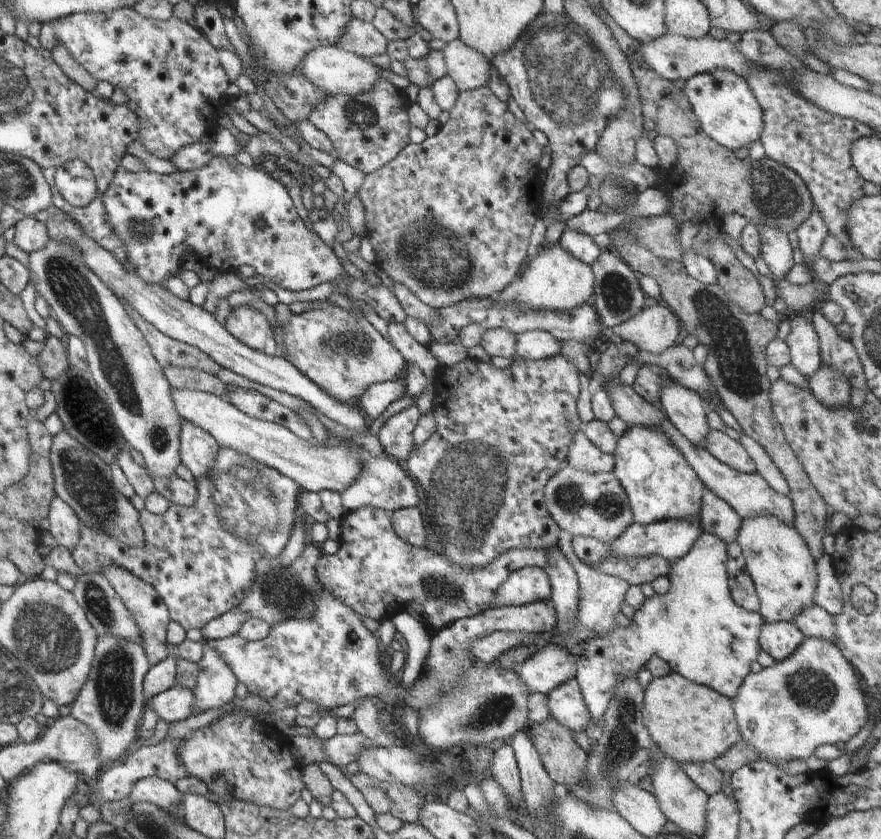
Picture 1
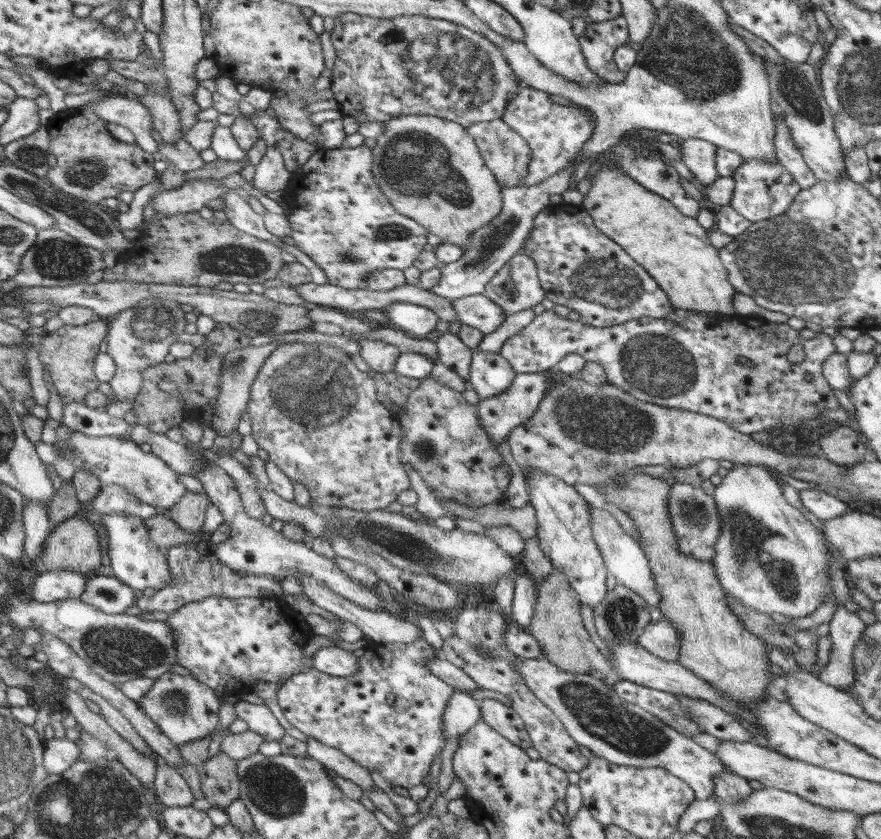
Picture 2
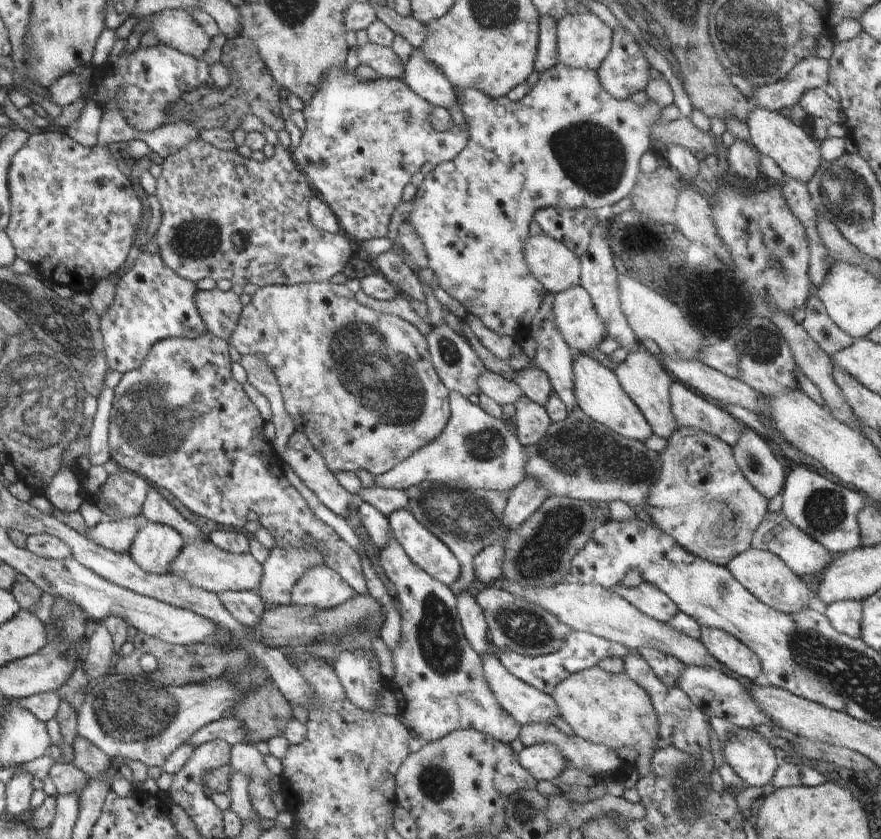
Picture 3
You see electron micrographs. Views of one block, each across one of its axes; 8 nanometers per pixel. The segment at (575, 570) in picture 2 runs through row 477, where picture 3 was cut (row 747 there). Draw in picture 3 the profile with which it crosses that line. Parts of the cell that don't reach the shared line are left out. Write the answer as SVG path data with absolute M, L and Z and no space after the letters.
M554 744L524 747L517 756L520 766L526 768L537 781L552 781L568 768L564 756L560 754L560 750Z

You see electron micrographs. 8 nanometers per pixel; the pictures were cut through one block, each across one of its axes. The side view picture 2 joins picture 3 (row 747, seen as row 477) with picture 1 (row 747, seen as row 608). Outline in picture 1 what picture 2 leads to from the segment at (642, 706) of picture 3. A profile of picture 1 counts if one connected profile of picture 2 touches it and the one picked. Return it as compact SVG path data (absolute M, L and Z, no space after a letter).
M670 672L656 677L643 692L643 723L664 755L678 763L712 763L731 746L743 740L733 700L706 685L696 684L681 674Z

